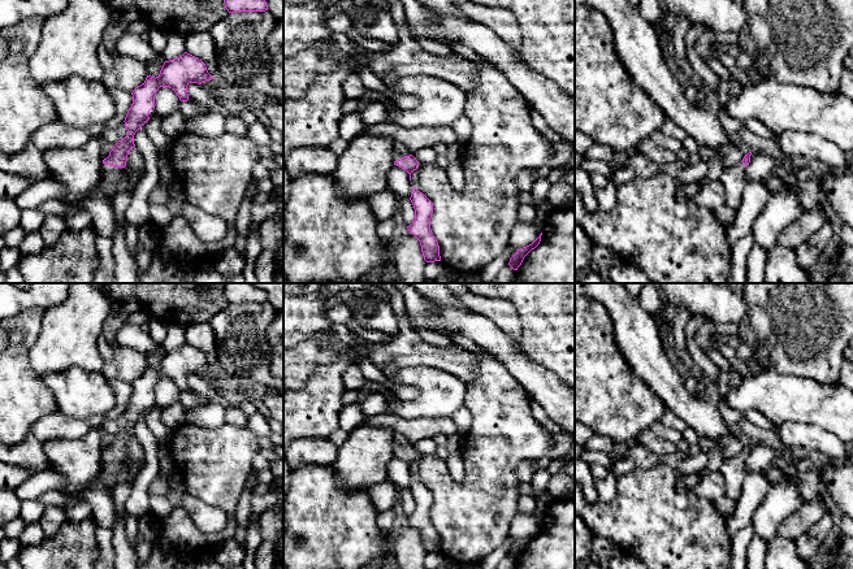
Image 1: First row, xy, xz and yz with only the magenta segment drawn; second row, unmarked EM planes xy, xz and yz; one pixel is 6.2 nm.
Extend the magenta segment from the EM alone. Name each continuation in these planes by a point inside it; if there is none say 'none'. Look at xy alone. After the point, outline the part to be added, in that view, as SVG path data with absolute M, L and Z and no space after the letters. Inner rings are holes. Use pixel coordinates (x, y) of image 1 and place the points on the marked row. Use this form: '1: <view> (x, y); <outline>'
1: xy (109, 174); M103 164L101 181L99 184L99 188L91 196L86 197L85 200L88 200L90 197L92 197L98 191L107 191L108 199L113 204L113 199L117 194L116 187L122 174L122 170L124 168L109 166L107 164Z

